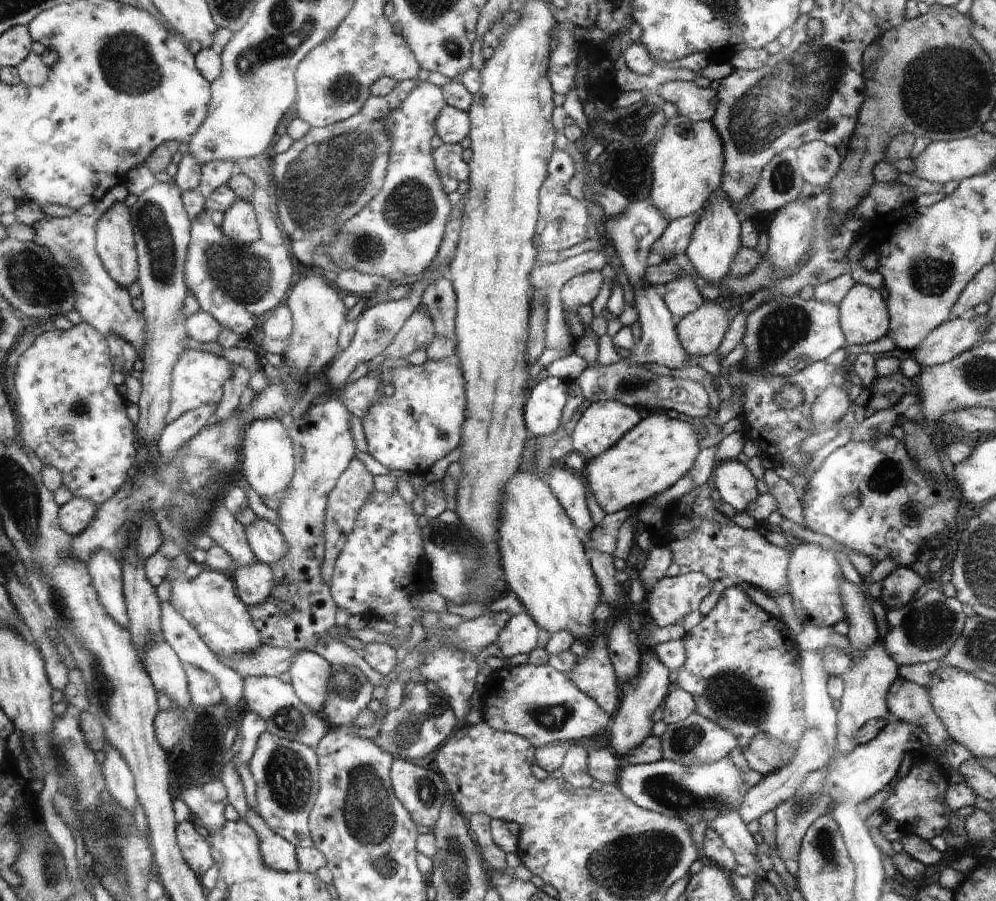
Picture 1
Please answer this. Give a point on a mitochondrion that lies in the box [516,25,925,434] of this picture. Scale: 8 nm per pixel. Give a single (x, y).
(798, 86)

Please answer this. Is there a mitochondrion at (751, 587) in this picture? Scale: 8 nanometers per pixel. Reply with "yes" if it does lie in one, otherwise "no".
no

